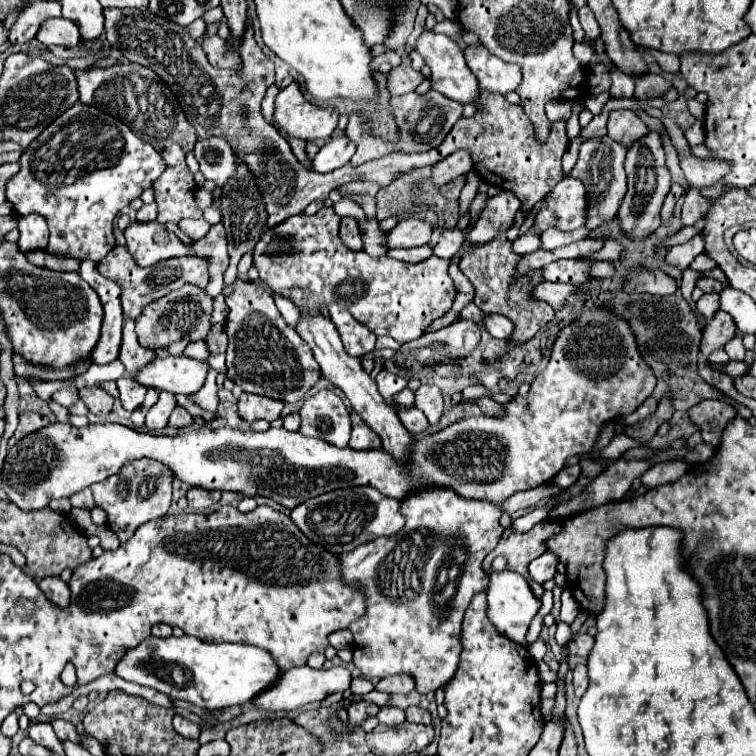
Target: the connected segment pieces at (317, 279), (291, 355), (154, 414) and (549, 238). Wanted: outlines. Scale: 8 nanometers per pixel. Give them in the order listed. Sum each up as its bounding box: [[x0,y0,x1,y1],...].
[[254,209,456,343],[226,279,320,403],[146,393,176,433],[540,226,588,249]]

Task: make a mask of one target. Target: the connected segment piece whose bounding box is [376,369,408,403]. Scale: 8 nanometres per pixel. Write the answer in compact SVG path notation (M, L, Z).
M384 369L376 375L376 385L378 385L378 393L390 403L390 399L392 399L392 395L394 393L398 393L398 391L402 391L404 387L406 387L406 379L404 377L396 377L396 375L392 375L392 373L384 373Z

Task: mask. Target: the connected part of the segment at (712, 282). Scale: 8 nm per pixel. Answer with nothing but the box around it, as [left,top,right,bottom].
[696,277,724,293]

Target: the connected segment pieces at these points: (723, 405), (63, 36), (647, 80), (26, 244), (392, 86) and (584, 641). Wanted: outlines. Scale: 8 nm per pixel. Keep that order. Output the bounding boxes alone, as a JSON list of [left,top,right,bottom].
[[688,401,736,447],[36,17,80,47],[634,73,672,99],[18,215,48,253],[388,65,422,95],[568,635,594,657]]

